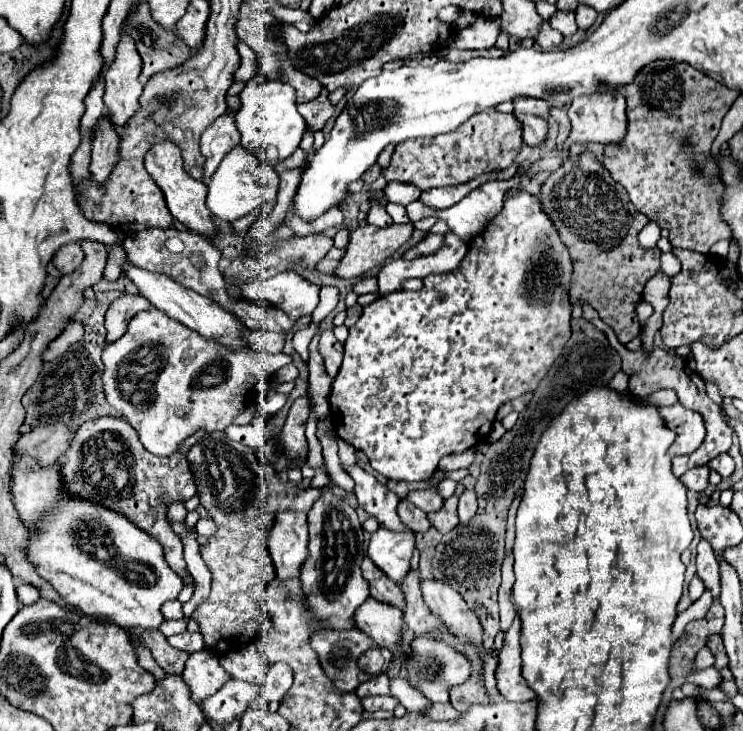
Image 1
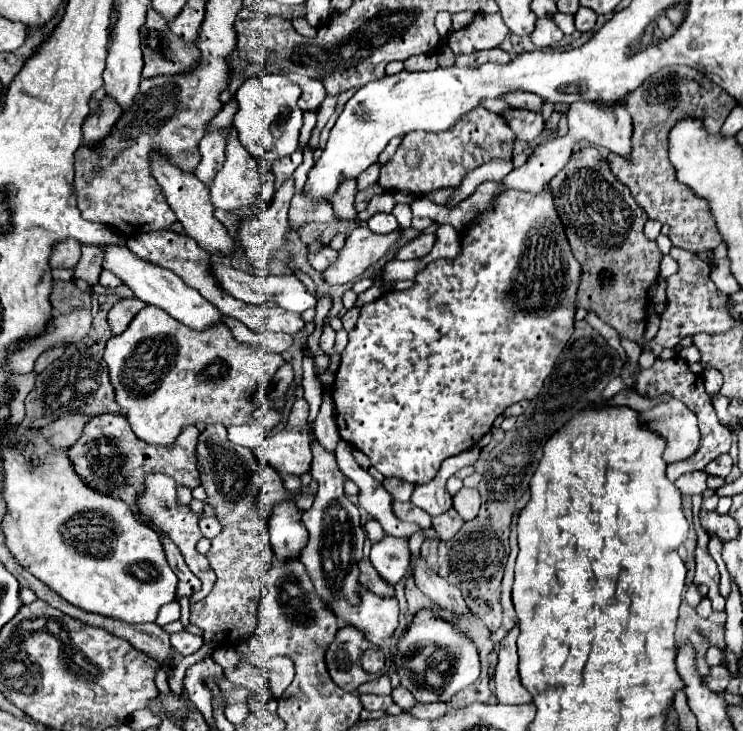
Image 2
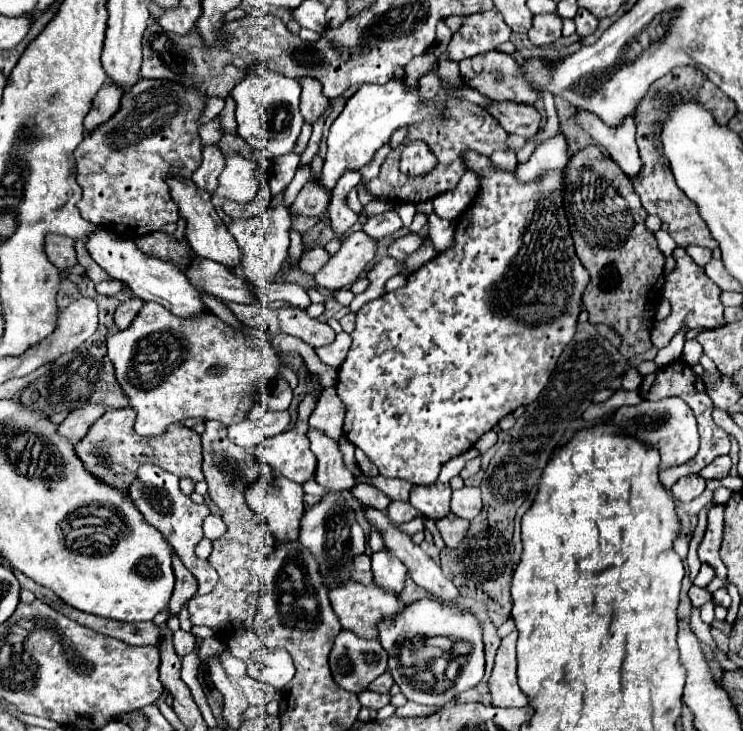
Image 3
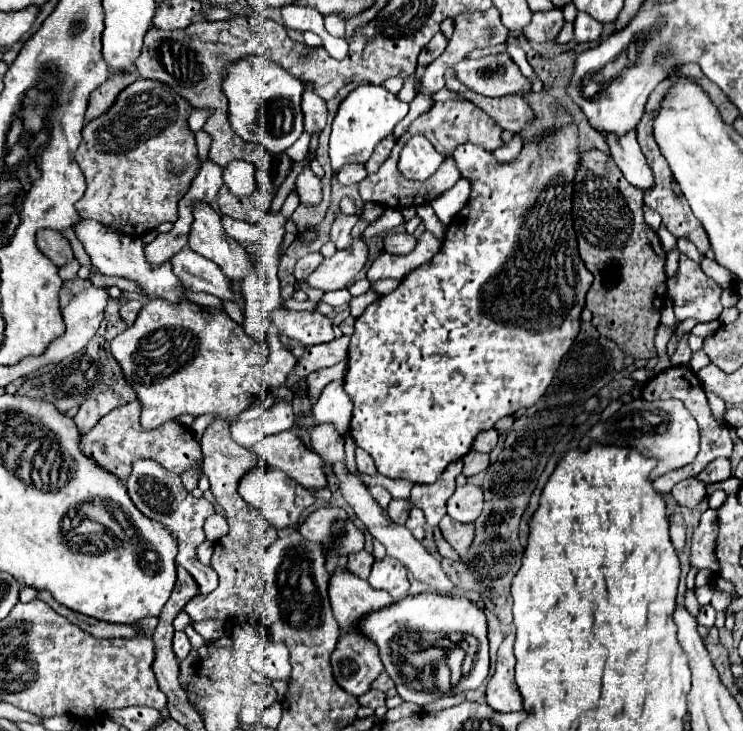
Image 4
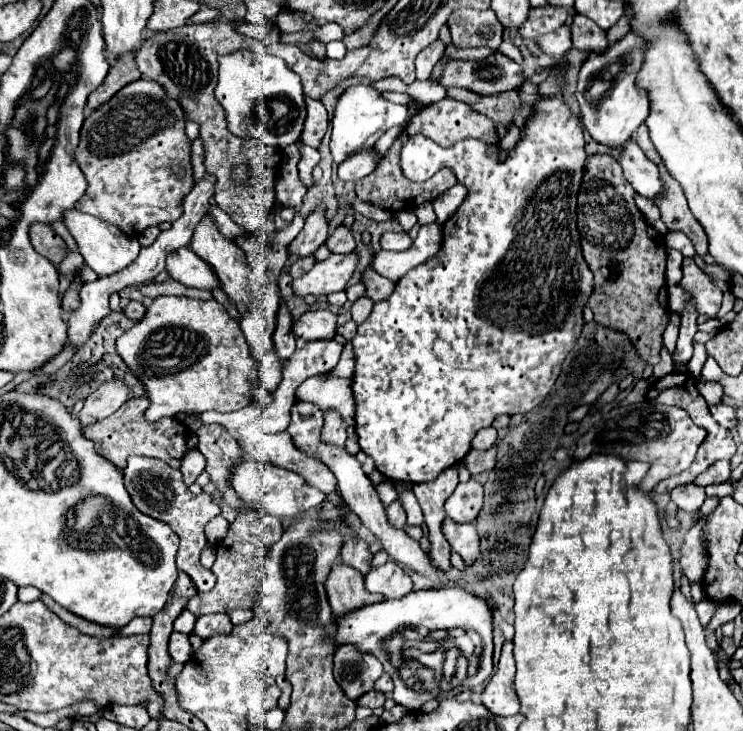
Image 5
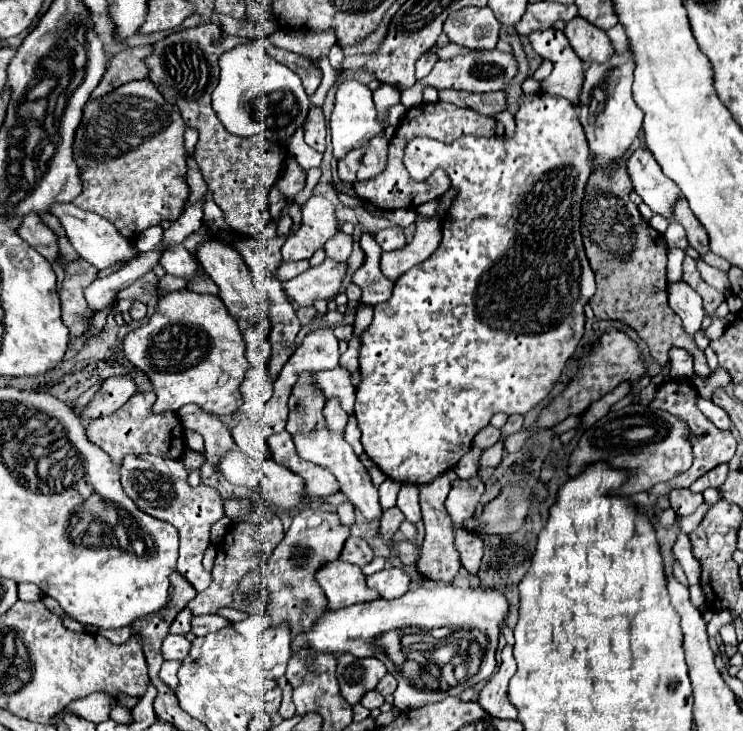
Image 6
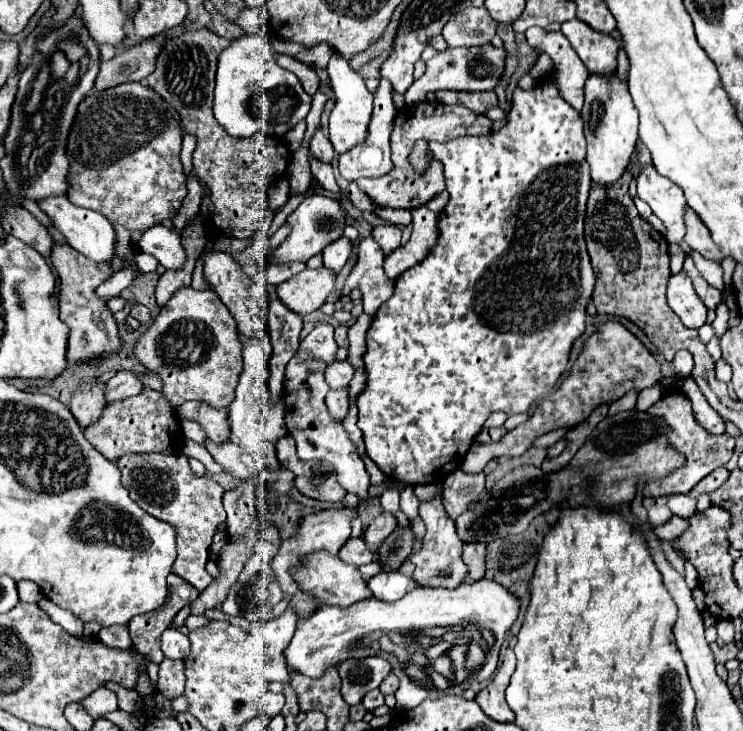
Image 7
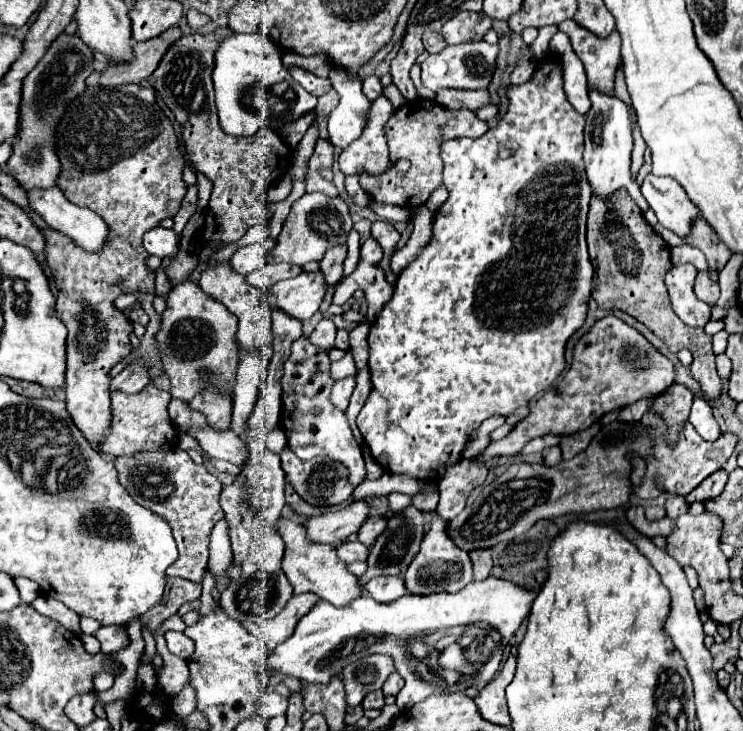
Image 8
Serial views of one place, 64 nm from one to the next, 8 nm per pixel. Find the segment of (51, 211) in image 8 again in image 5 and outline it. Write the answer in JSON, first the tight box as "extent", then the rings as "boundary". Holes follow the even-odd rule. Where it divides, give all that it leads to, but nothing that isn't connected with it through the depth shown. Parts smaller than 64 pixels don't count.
{"extent":[62,208,140,276],"boundary":[[[76,208],[68,210],[62,214],[64,218],[64,224],[68,228],[68,232],[74,236],[76,244],[78,244],[78,250],[84,258],[84,262],[98,274],[98,276],[110,276],[122,268],[126,268],[128,264],[132,264],[140,252],[140,244],[136,238],[130,238],[126,236],[124,232],[120,232],[116,226],[96,218],[96,216],[90,216],[86,212],[80,212]]]}

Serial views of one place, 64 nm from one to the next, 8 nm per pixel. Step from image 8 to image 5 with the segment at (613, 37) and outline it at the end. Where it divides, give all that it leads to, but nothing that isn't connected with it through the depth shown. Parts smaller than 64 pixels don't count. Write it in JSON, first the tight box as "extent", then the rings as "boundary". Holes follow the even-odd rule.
{"extent":[570,14,608,54],"boundary":[[[582,14],[574,16],[574,22],[570,24],[570,34],[572,34],[572,46],[576,50],[588,52],[588,54],[592,54],[592,52],[602,54],[608,48],[606,32]]]}

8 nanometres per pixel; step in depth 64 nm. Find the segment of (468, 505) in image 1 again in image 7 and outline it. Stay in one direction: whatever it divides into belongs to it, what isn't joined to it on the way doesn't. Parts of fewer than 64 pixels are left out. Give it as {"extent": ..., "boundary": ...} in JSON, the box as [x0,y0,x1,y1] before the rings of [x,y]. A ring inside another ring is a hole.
{"extent":[442,468,484,520],"boundary":[[[460,468],[450,472],[442,482],[442,506],[446,514],[456,520],[466,512],[470,500],[474,500],[484,490],[484,474],[466,474]]]}

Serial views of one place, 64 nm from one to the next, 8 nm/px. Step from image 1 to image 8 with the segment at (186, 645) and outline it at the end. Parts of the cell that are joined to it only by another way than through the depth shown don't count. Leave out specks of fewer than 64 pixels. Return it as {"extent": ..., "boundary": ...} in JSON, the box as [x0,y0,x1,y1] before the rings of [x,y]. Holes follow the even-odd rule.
{"extent":[166,632,194,660],"boundary":[[[166,632],[166,642],[168,650],[184,660],[188,660],[194,652],[194,642],[184,632]]]}

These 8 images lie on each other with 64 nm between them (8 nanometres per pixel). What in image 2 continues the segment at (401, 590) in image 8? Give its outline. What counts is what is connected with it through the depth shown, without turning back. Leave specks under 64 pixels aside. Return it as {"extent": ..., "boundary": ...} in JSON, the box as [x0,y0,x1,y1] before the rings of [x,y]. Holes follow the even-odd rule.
{"extent":[370,536,408,586],"boundary":[[[386,536],[382,542],[372,546],[370,562],[376,572],[386,580],[390,586],[396,586],[408,572],[408,540],[406,538],[390,538]]]}

